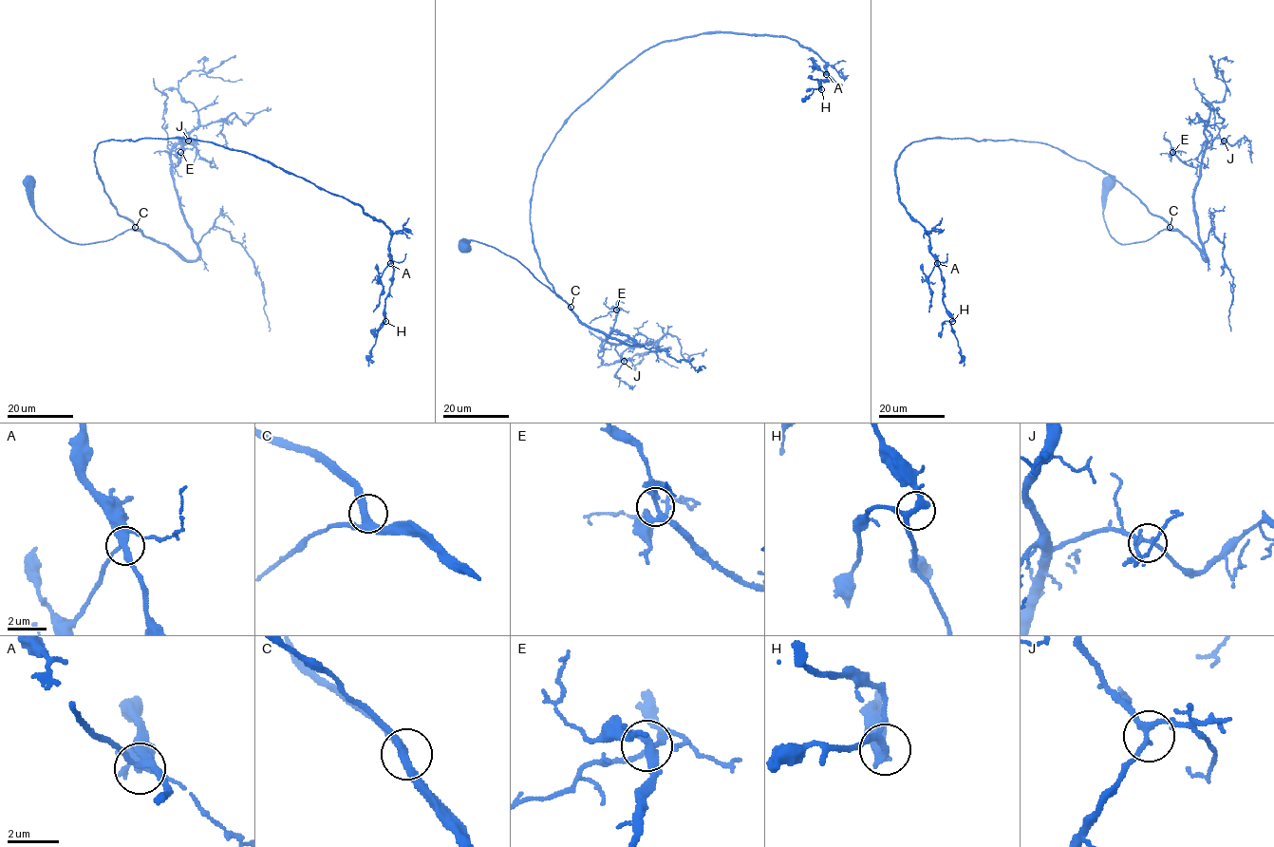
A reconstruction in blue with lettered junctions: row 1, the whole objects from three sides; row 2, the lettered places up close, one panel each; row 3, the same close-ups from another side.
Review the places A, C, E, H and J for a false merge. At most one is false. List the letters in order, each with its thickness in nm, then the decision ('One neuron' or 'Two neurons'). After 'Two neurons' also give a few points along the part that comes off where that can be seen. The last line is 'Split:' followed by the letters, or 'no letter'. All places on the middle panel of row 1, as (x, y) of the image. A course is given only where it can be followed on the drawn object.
A: Thickness 280 nm. One neuron
C: Thickness 300 nm. One neuron
E: Thickness 240 nm. One neuron
H: Thickness 240 nm. One neuron
J: Thickness 190 nm. One neuron
Split: no letter

